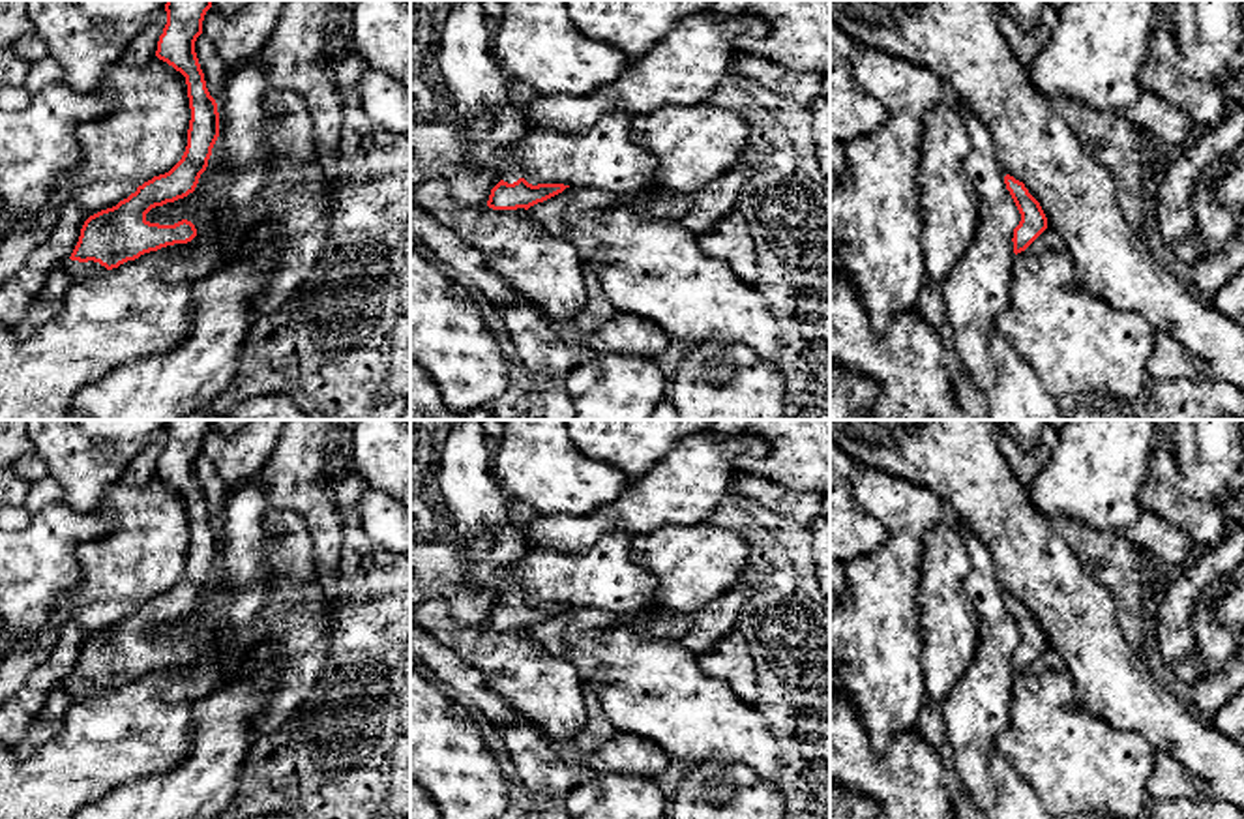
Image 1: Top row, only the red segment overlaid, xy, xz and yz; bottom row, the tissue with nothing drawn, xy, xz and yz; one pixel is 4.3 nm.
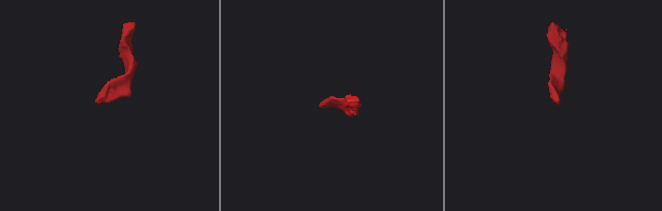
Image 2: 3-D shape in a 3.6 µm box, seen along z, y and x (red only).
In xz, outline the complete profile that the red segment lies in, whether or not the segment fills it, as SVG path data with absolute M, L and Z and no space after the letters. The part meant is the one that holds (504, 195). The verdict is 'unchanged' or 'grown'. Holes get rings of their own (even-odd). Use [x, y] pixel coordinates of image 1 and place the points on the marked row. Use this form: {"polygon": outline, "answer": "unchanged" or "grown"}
{"polygon": "M481 0L446 4L433 62L442 75L463 133L472 141L470 161L495 169L500 182L491 189L487 206L517 210L543 202L564 184L532 186L510 148L526 133L521 109L510 99L510 77L495 58L493 24Z", "answer": "grown"}

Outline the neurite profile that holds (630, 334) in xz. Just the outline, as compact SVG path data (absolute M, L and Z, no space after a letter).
M618 313L598 332L585 337L585 354L629 354L637 358L658 358L663 354L671 337L650 319L635 313Z

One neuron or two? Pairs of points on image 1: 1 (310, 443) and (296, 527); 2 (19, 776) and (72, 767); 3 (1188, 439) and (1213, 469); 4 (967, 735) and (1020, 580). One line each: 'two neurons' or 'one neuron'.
1: two neurons
2: one neuron
3: one neuron
4: two neurons

